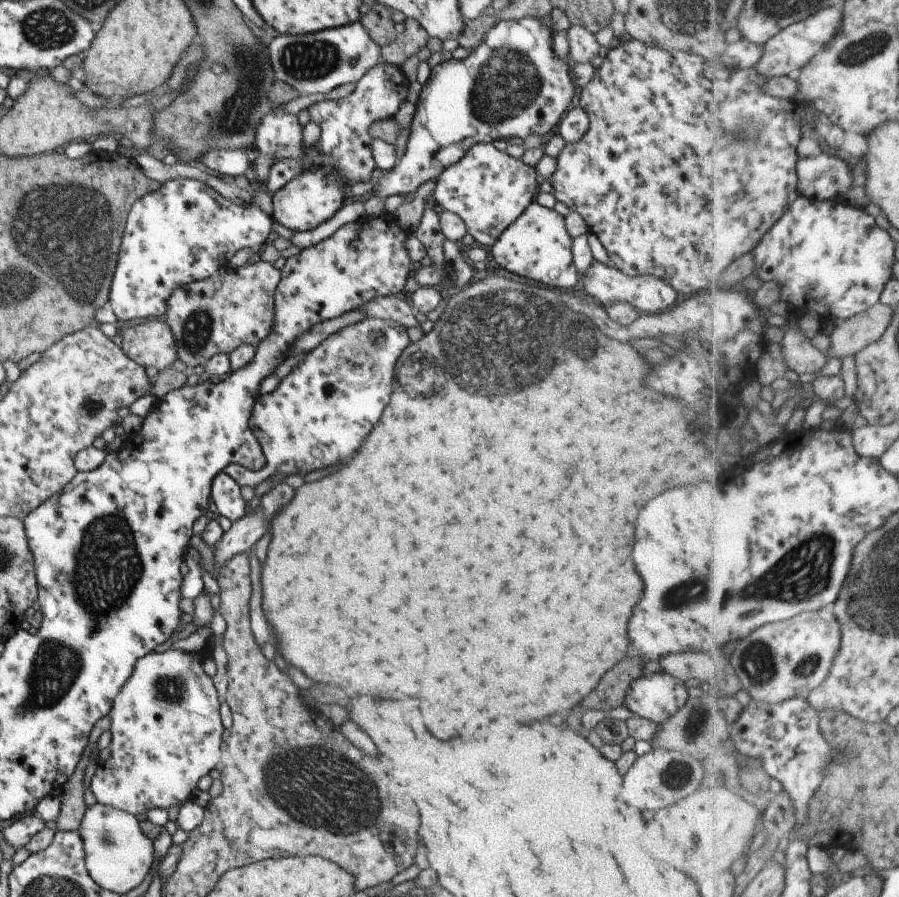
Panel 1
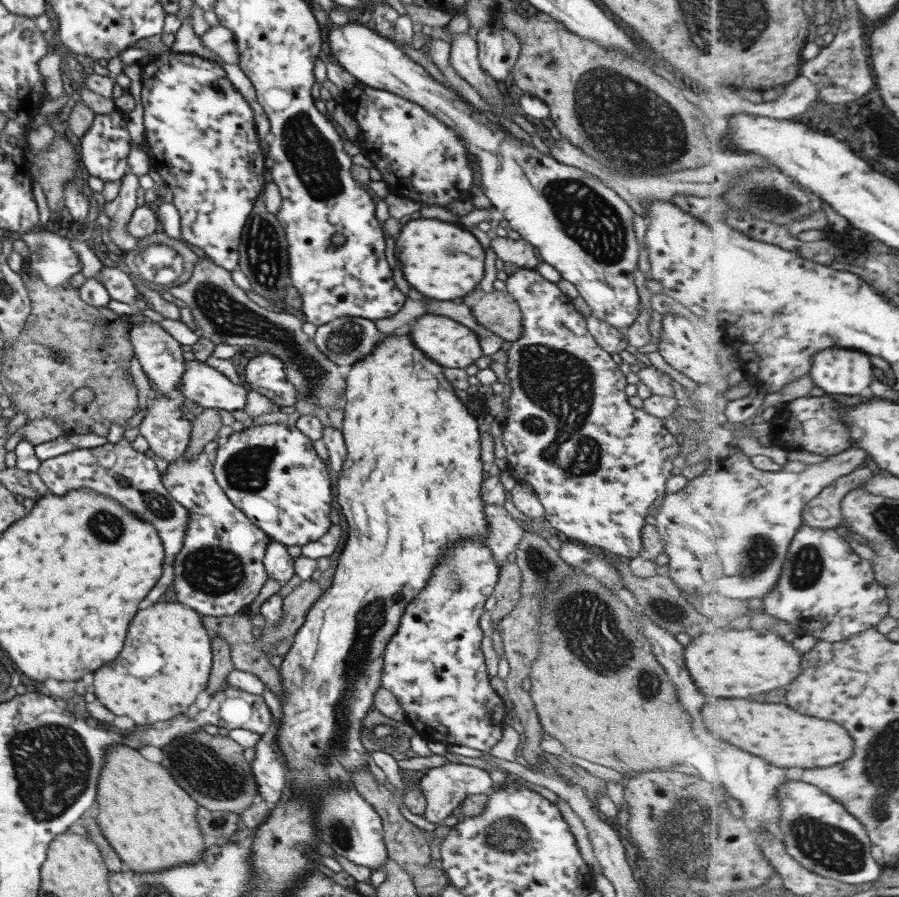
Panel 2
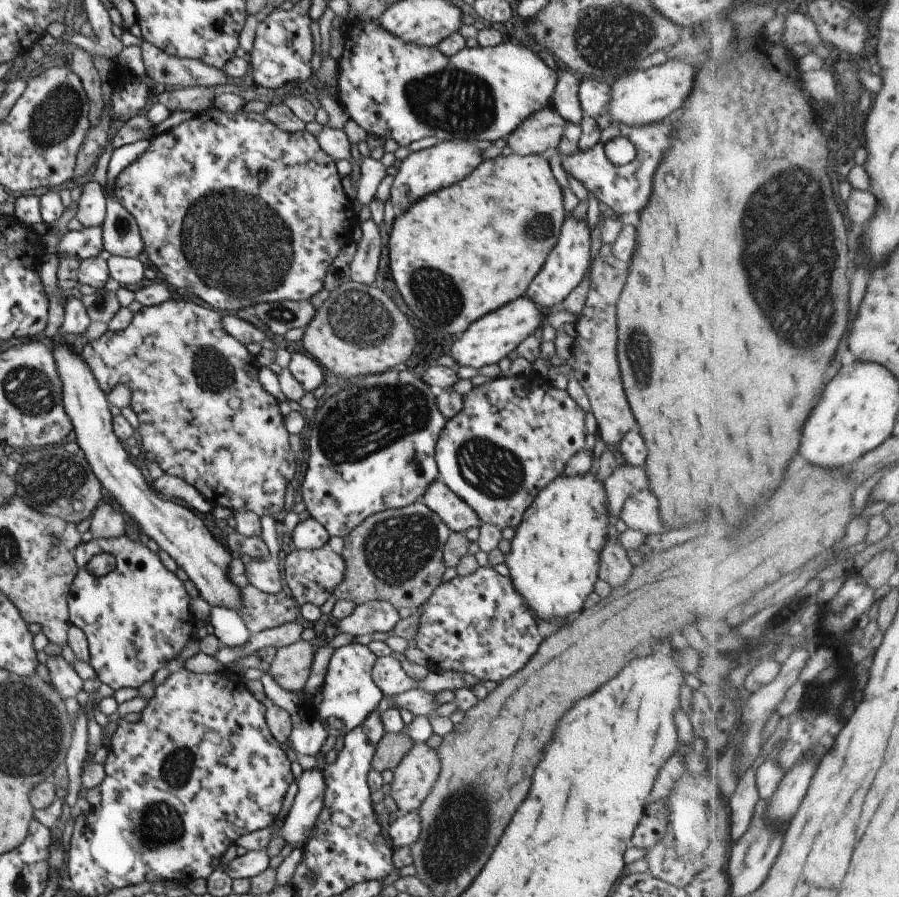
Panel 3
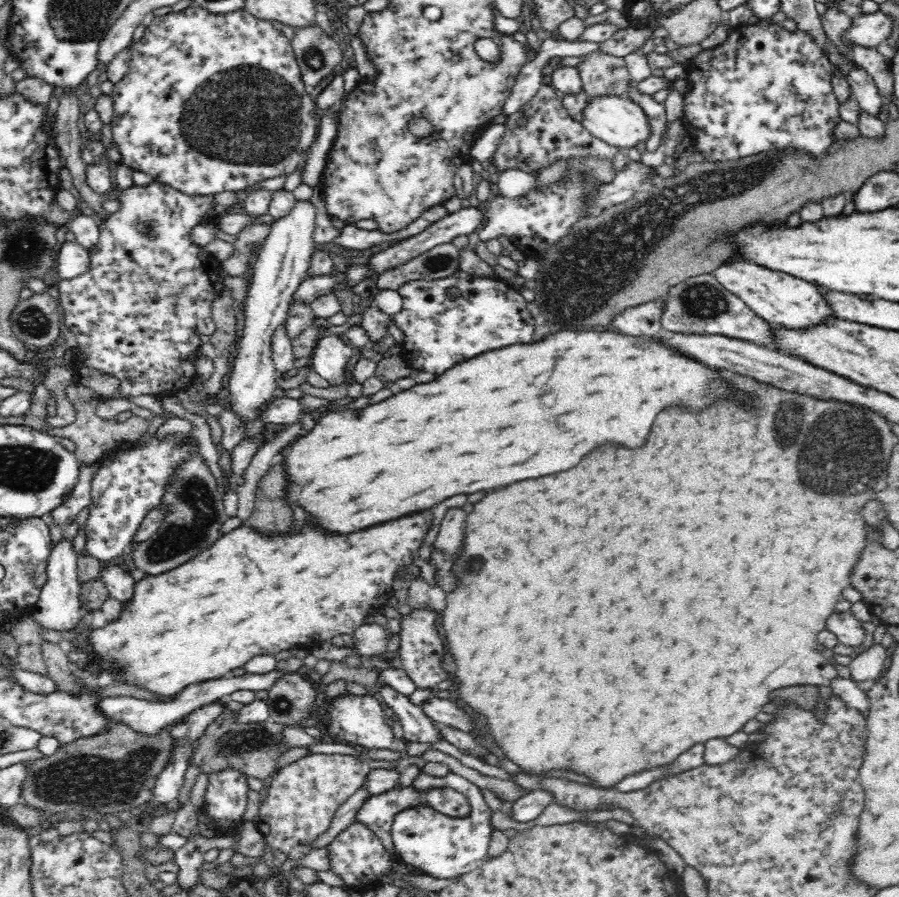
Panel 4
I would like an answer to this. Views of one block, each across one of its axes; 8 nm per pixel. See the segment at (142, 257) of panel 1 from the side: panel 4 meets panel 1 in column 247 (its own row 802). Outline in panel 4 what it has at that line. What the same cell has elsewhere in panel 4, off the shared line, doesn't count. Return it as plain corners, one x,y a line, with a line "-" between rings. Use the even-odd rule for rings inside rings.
222,770
209,774
209,784
204,796
204,805
217,824
218,834
236,830
244,810
248,806
248,776
237,770

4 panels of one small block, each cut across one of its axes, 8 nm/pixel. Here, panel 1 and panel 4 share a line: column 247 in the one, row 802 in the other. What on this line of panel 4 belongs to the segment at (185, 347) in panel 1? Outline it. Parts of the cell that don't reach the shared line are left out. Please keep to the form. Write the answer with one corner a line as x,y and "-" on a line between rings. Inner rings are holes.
309,754
281,767
270,778
269,786
265,786
266,796
259,806
256,816
258,830
265,836
265,842
282,850
287,858
296,860
308,853
309,842
321,835
334,818
337,811
348,798
359,792
363,786
367,769
354,755

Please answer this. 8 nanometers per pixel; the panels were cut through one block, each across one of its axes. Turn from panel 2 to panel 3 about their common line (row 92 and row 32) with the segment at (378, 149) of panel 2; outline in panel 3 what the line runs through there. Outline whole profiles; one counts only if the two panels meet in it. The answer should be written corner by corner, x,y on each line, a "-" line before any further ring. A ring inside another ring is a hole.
375,19
347,21
346,29
343,32
345,40
343,44
343,54
337,61
337,85
336,99
342,108
347,112
348,119
357,123
367,134
374,134
383,140
391,139
399,147
407,147
414,141
424,137
434,136
438,142
453,142
453,140
465,141
494,141
497,139
505,139
515,126
519,126
527,116
534,114
537,110
542,110
548,106
549,98
553,94
555,82
557,82
558,72
551,70
549,66
545,66
545,62
539,58
538,54
534,54
531,50
527,50
525,46
512,44
511,42
501,42
493,47
478,48
461,48
460,52
445,56
441,54
437,48
429,46
417,46
413,42
403,42
401,38
389,34
385,28
381,28

